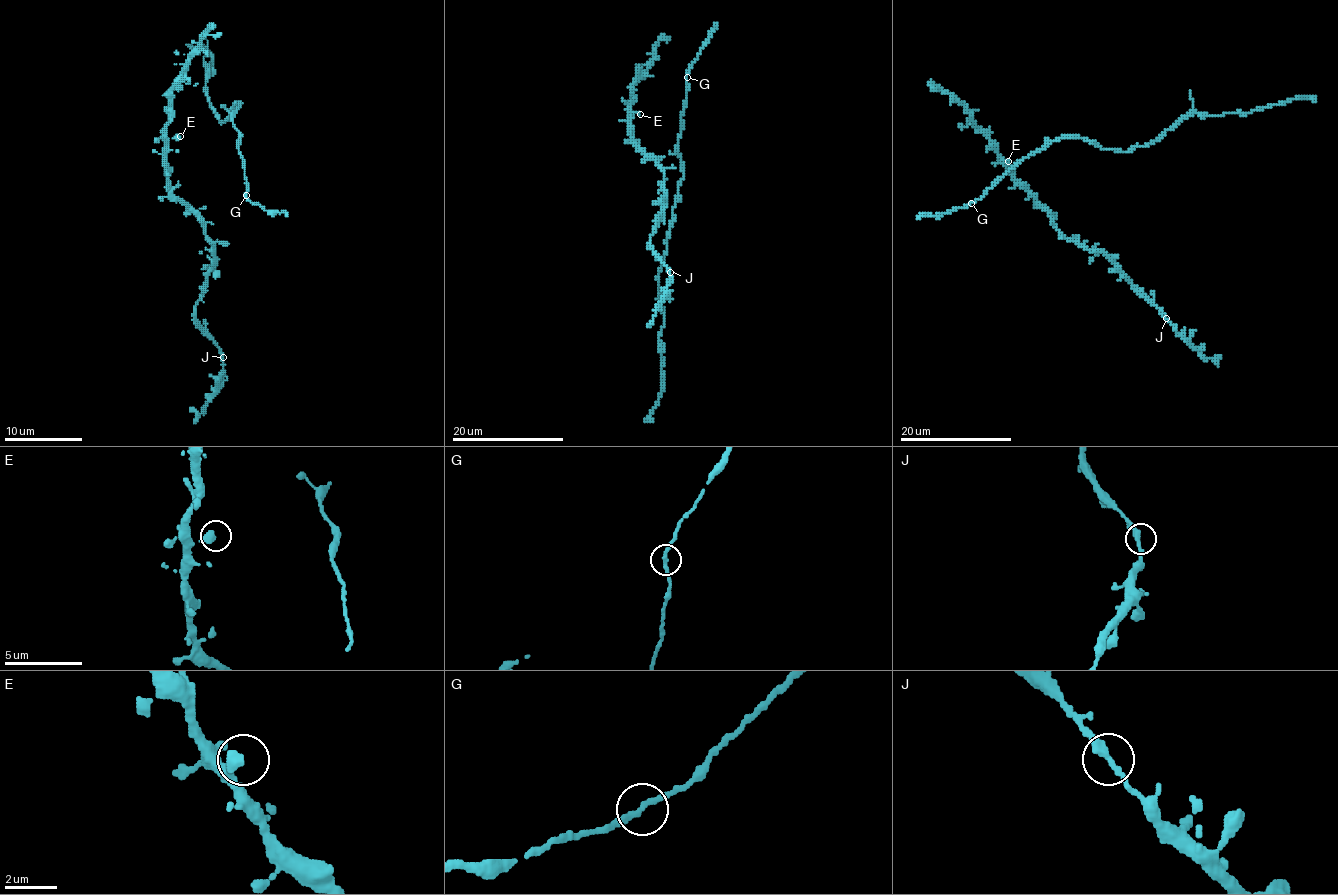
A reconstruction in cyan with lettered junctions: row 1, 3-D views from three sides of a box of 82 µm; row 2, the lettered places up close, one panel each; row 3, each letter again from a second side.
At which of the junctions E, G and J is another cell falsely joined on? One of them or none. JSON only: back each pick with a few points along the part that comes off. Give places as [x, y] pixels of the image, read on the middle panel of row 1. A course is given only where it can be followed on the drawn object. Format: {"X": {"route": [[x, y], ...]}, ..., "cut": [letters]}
{"cut": []}

